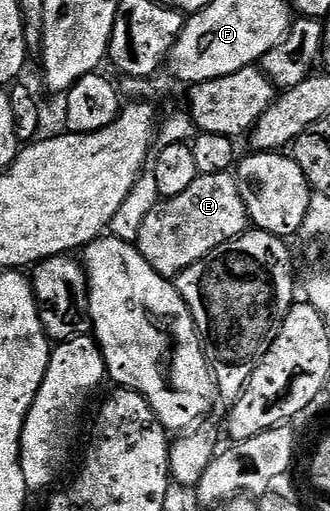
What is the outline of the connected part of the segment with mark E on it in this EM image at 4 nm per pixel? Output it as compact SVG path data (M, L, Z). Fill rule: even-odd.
M231 172L205 174L198 176L182 194L160 199L159 204L149 210L145 222L141 222L137 247L145 262L149 262L149 266L153 266L157 274L174 278L180 276L189 266L193 266L193 262L217 250L217 246L243 235L248 228L247 207L241 198L238 179Z

